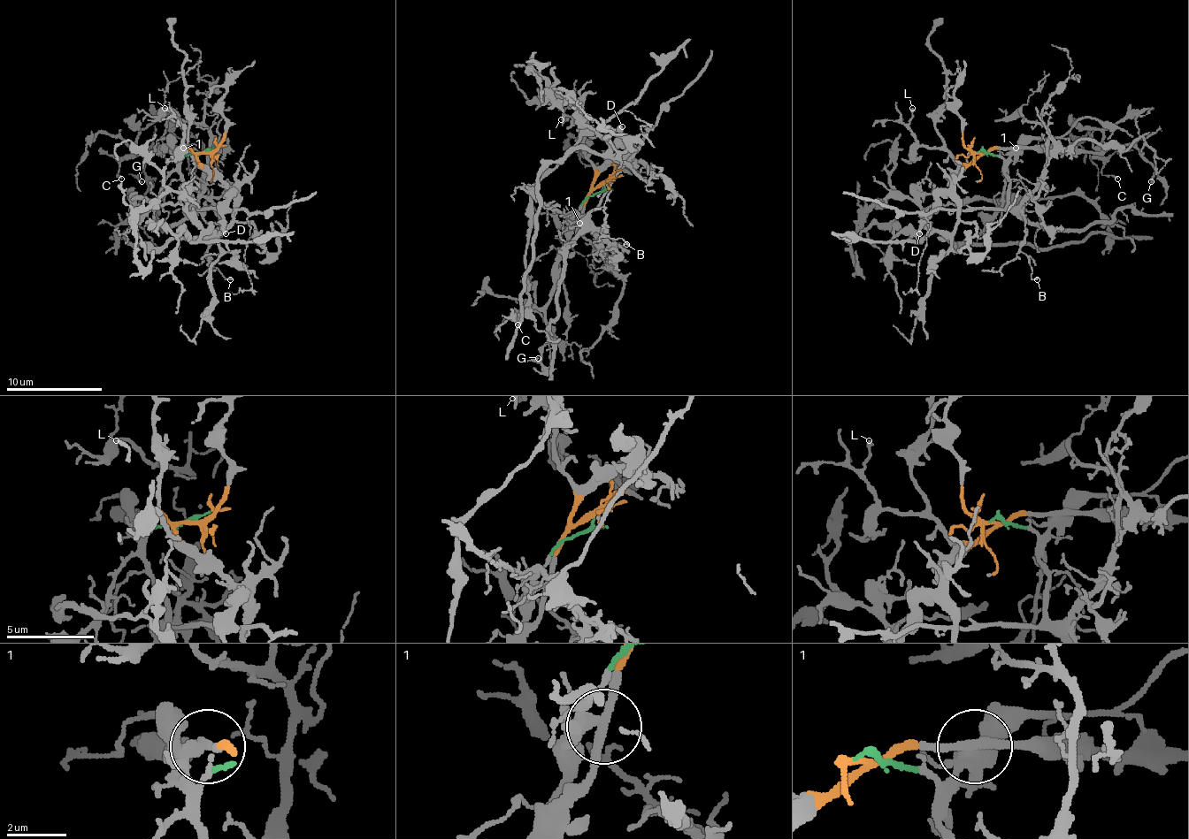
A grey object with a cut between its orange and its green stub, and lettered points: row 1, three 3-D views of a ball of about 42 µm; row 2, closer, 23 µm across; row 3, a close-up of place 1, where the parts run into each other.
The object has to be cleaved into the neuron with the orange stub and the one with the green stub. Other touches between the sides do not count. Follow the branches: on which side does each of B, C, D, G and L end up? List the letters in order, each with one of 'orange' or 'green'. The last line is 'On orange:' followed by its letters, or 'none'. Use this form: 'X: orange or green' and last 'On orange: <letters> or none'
B: green
C: orange
D: orange
G: orange
L: orange
On orange: C, D, G, L

